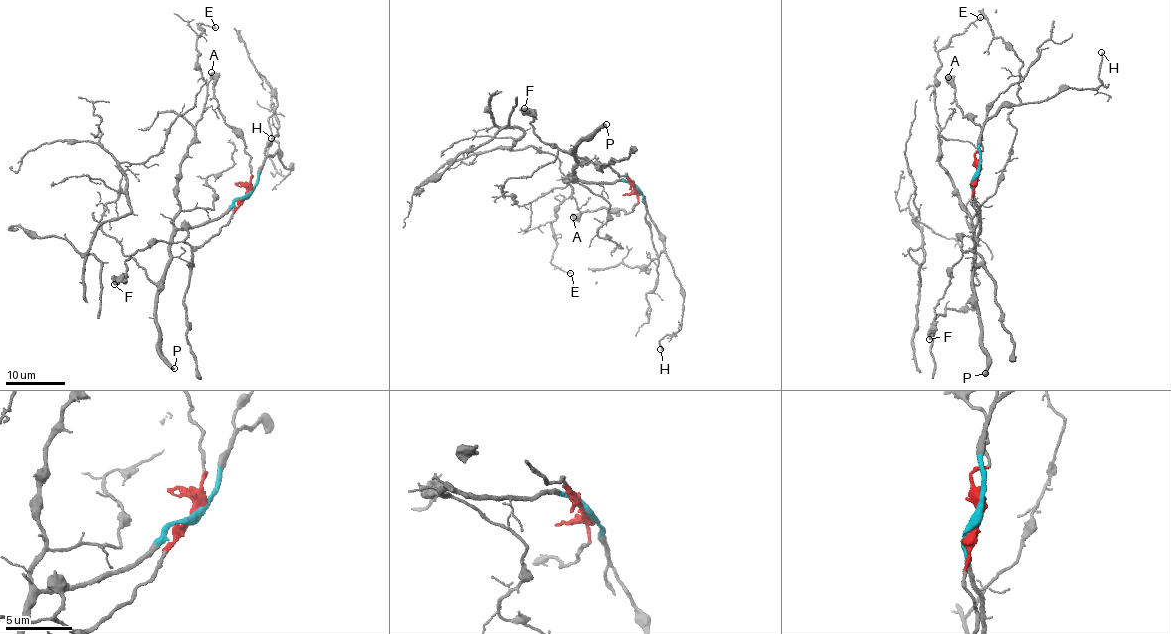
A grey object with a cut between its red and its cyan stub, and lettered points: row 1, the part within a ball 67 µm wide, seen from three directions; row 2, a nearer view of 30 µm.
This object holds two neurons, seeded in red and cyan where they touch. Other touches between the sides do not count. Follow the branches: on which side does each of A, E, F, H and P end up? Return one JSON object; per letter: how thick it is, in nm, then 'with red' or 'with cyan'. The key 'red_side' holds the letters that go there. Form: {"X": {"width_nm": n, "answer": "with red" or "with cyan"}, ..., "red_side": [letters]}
{"A": {"width_nm": 600, "answer": "with red"}, "E": {"width_nm": 140, "answer": "with cyan"}, "F": {"width_nm": 500, "answer": "with red"}, "H": {"width_nm": 170, "answer": "with cyan"}, "P": {"width_nm": 440, "answer": "with cyan"}, "red_side": ["A", "F"]}

